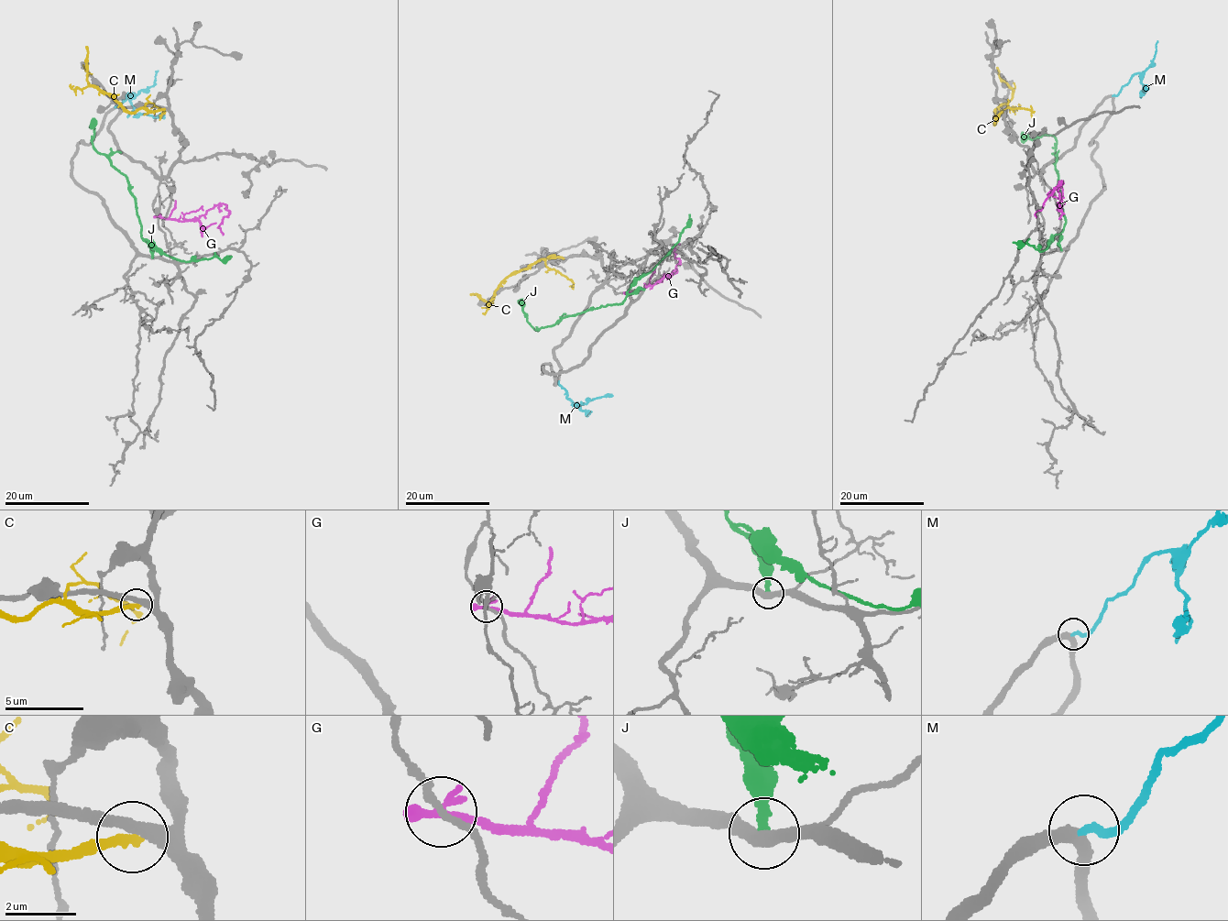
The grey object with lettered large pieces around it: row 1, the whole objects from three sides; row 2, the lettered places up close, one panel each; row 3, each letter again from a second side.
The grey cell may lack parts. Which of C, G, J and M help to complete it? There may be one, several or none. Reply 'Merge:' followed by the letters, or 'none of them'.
Merge: none of them

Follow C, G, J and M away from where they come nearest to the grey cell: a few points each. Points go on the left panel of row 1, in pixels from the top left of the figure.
C: (163, 108), (155, 111), (139, 107), (129, 112), (111, 96), (89, 85), (86, 47)
G: (158, 216), (194, 221), (209, 209), (224, 204), (229, 213), (218, 227), (223, 235)
J: (152, 257), (151, 245), (143, 239), (128, 180), (93, 146), (93, 118)
M: (115, 106), (128, 93), (133, 93), (130, 103), (137, 115), (144, 114), (158, 117), (164, 113)

